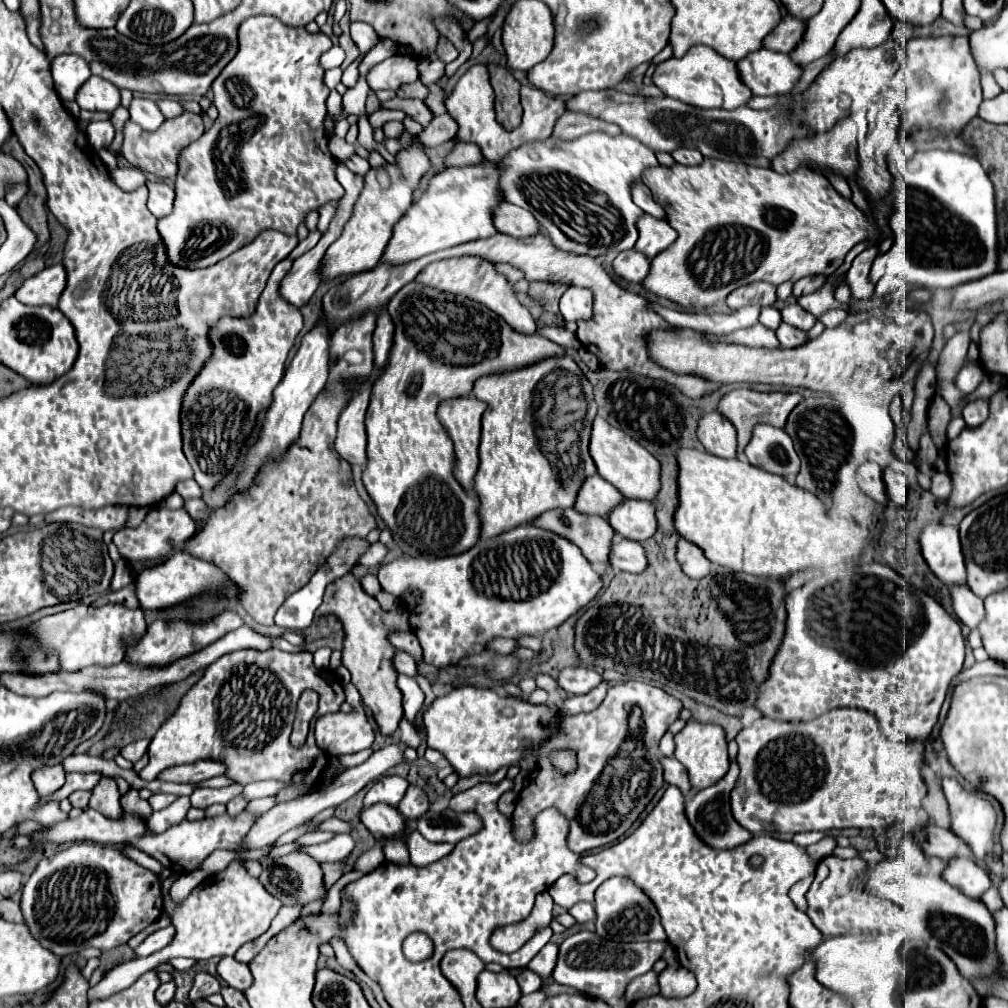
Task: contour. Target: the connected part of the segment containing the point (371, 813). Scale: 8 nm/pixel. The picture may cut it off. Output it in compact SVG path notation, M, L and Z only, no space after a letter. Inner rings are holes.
M372 805L362 809L360 821L374 833L374 837L396 837L406 829L406 819L390 805Z

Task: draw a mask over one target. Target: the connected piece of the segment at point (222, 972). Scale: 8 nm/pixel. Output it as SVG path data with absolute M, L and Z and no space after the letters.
M224 957L220 963L218 963L218 975L234 989L238 991L246 991L252 987L254 983L254 977L252 977L252 971L246 963L240 963L236 961L234 957Z

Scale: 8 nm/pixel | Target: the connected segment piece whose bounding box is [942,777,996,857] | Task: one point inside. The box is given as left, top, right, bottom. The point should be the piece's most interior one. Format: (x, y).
(973, 818)

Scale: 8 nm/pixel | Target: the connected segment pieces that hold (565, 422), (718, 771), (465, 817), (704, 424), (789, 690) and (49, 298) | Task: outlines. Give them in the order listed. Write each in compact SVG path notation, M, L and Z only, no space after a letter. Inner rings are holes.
M568 355L538 361L536 365L518 371L480 377L474 385L474 391L478 399L488 403L488 409L482 417L480 467L474 477L474 493L480 501L480 539L490 539L518 525L532 523L546 511L574 507L578 491L586 477L596 475L596 465L590 457L588 441L592 421L598 413L594 389L580 371L578 363Z
M688 721L686 727L674 735L674 743L676 743L676 759L686 767L688 777L690 777L690 785L692 785L692 795L716 785L726 773L728 773L728 745L726 745L726 737L724 737L724 729L718 725L710 725L710 723L698 723L698 721Z
M430 809L418 821L418 831L432 843L458 843L468 837L468 833L476 833L476 829L480 829L480 817L474 813L454 813L450 809L444 813Z
M710 411L698 421L698 439L716 457L736 457L736 429L718 411Z
M870 563L870 565L862 565L862 569L858 565L850 565L850 571L844 577L832 579L830 575L806 581L800 589L794 589L786 595L786 629L784 629L784 637L782 643L770 663L768 669L768 677L760 683L758 687L758 697L754 707L768 719L778 719L778 721L812 721L816 717L820 717L822 713L836 709L836 707L860 707L860 709L868 709L870 713L876 715L876 719L880 721L880 729L882 733L890 739L890 741L914 741L914 739L928 739L934 725L938 723L938 715L940 715L940 707L944 703L944 695L946 689L950 685L950 679L954 675L958 675L962 671L962 663L964 663L964 637L960 631L960 623L948 615L944 611L944 607L940 603L936 603L930 595L926 595L922 589L910 585L902 575L898 575L898 571L880 565L880 563Z
M58 263L28 277L28 281L24 281L24 285L14 293L14 297L24 305L56 307L64 287L66 287L66 269L62 263Z

